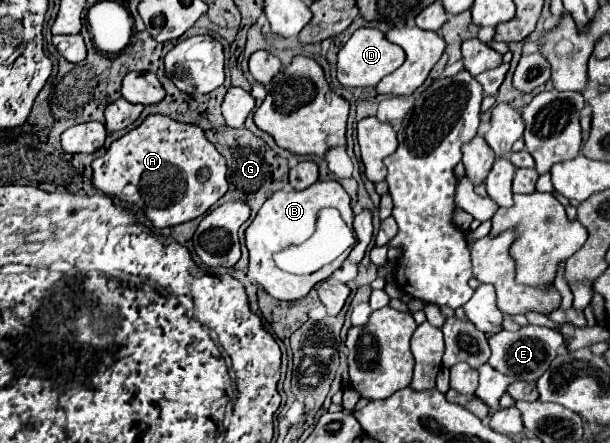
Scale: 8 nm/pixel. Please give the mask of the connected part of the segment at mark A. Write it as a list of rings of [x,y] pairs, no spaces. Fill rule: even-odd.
[[[160,114],[148,116],[138,128],[130,130],[128,134],[112,142],[108,152],[92,162],[92,168],[94,168],[94,186],[98,190],[144,210],[144,214],[154,224],[154,228],[178,226],[182,222],[188,222],[206,214],[228,190],[226,160],[214,148],[214,144],[206,140],[200,126],[182,124]]]

